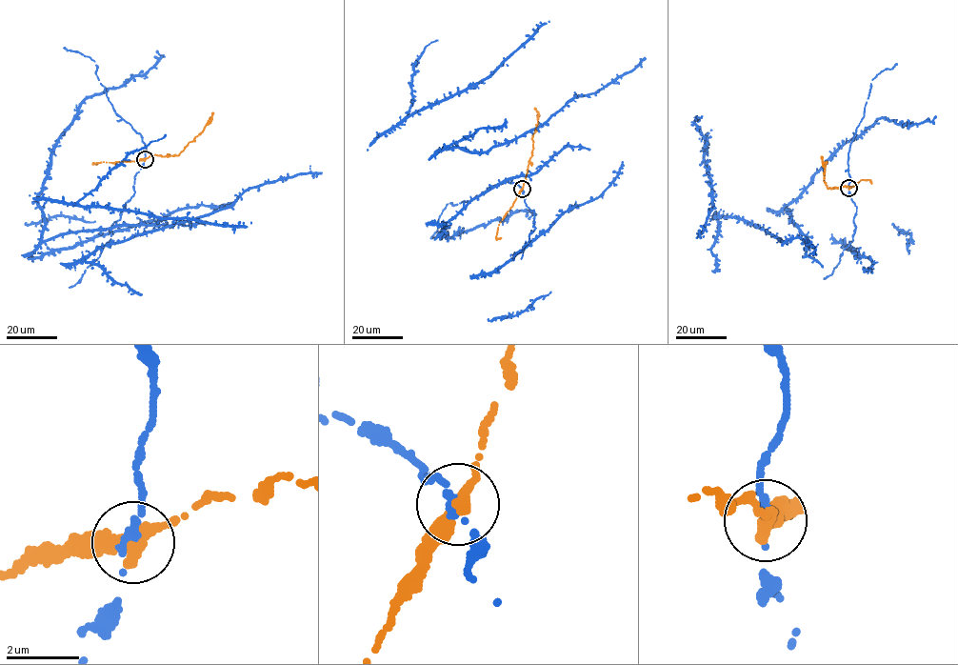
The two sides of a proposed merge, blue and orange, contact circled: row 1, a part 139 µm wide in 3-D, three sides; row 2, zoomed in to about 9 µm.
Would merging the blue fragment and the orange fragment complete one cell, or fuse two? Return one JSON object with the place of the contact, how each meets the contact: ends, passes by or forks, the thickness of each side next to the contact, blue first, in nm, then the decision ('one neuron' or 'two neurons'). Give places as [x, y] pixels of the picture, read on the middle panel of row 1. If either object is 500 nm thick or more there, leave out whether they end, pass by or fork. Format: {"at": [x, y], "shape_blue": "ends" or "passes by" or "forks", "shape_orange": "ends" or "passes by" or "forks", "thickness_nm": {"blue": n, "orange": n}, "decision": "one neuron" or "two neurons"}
{"at": [522, 189], "shape_blue": "ends", "shape_orange": "passes by", "thickness_nm": {"blue": 300, "orange": 360}, "decision": "two neurons"}

